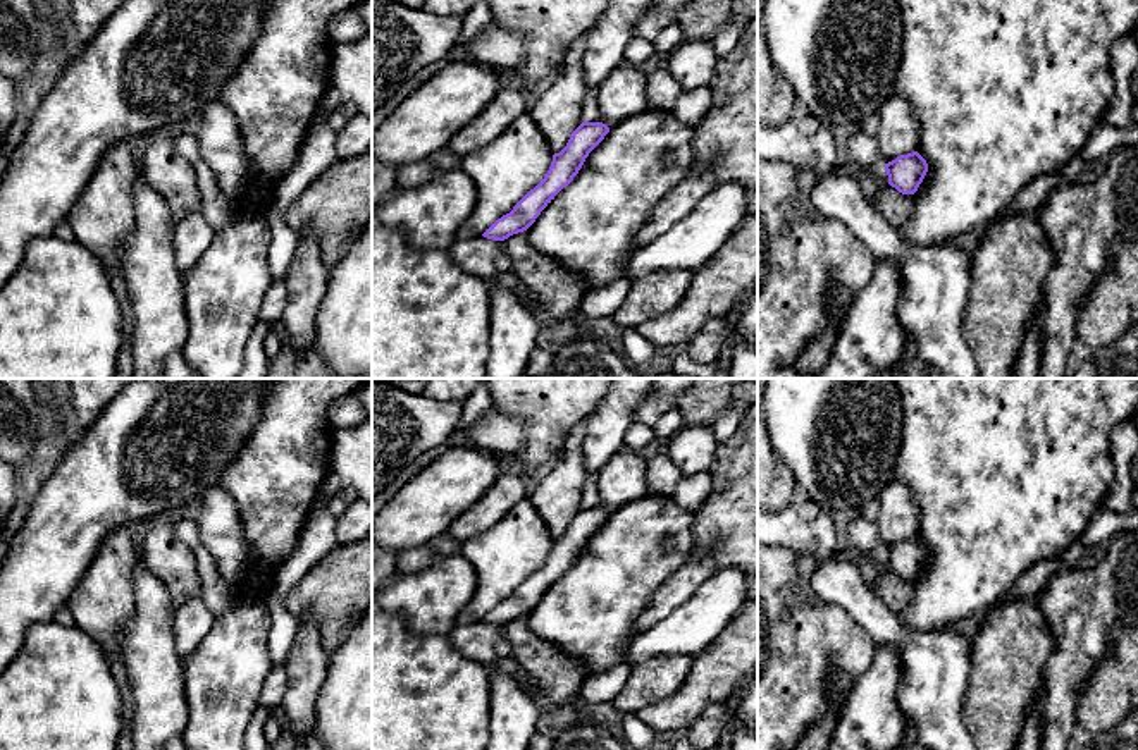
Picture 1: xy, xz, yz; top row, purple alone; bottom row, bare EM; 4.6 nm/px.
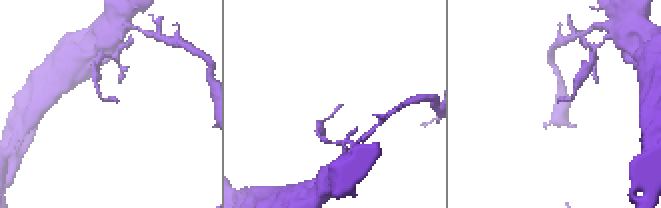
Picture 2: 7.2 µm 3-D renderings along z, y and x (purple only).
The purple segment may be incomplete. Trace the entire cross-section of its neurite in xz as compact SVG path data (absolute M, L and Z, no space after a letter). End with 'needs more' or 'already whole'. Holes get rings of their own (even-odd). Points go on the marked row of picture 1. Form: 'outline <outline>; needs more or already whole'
outline M582 122L570 136L566 146L553 155L544 179L530 189L510 213L498 218L482 236L504 241L527 231L541 212L566 188L582 169L589 153L604 139L609 127L603 122Z; already whole

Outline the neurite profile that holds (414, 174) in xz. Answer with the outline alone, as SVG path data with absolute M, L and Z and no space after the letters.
M441 148L439 151L425 157L420 162L411 162L396 167L396 186L399 189L411 189L417 186L424 186L444 172L455 170L461 167L461 157L449 151L448 148Z

